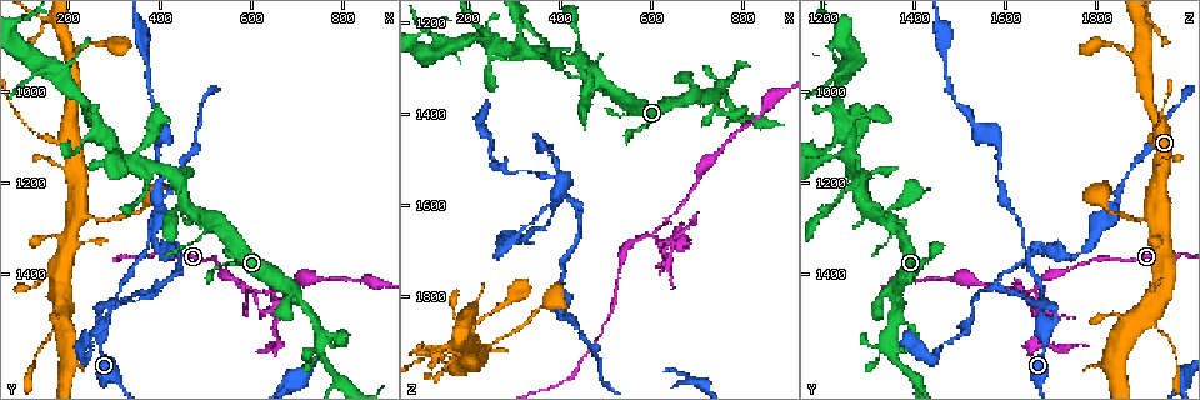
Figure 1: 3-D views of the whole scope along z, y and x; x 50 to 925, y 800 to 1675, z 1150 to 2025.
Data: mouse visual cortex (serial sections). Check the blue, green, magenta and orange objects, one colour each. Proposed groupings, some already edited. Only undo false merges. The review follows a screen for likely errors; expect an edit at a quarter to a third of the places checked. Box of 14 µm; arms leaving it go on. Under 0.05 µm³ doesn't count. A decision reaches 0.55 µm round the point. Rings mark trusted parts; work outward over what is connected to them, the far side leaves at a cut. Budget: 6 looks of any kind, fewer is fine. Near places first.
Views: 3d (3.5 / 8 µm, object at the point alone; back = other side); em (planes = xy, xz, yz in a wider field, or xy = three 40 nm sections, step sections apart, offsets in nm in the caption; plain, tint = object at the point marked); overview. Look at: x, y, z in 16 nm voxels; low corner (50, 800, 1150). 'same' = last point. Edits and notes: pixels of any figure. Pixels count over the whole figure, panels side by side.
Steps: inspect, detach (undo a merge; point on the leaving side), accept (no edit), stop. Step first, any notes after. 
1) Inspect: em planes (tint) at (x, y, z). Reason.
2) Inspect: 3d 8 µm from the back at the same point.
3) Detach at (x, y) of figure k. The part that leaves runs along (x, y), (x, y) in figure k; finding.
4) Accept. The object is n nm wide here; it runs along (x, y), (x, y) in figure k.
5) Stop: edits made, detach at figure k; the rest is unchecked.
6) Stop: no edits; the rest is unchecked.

Inspect: 3d 3.5 µm at (130, 1095, 1925). A narrow waist.

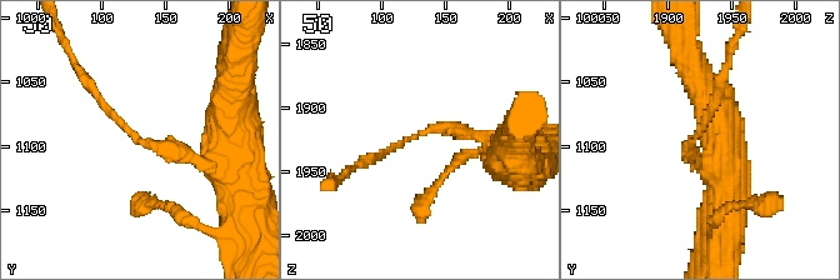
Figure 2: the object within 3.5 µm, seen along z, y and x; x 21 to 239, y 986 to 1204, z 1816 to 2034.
Inspect: em xy step 3 (tint) at (128, 1092, 1922). The arms are 150, 150 nm wide; shape alone is not enough.

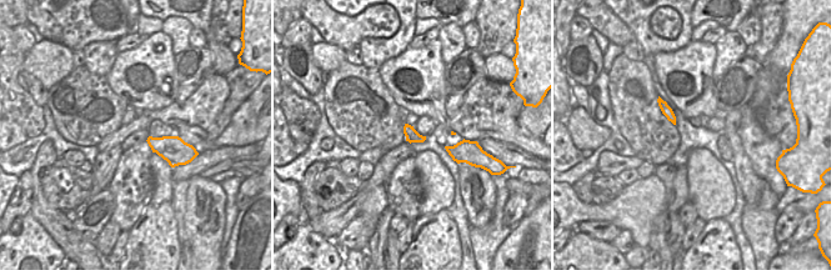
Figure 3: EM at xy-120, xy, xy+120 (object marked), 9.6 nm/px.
Accept. All the same cell.

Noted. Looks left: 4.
Inspect: 3d 3.5 µm from the back at (345, 1140, 1270). Thin neck.

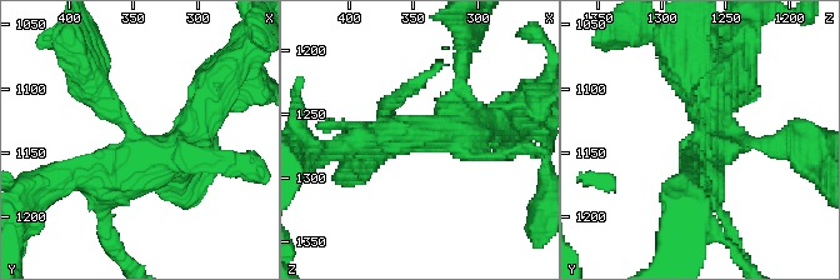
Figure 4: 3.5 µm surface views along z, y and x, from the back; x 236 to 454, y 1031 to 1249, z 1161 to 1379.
Inspect: em xy step 2 (tint) at (346, 1140, 1268).

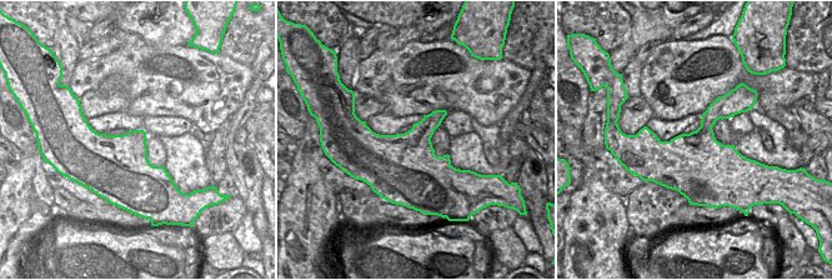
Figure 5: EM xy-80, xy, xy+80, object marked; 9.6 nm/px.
Accept. One cell here.

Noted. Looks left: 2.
Inspect: 3d 8 µm at (290, 1460, 1670). Side arm on a straight run.

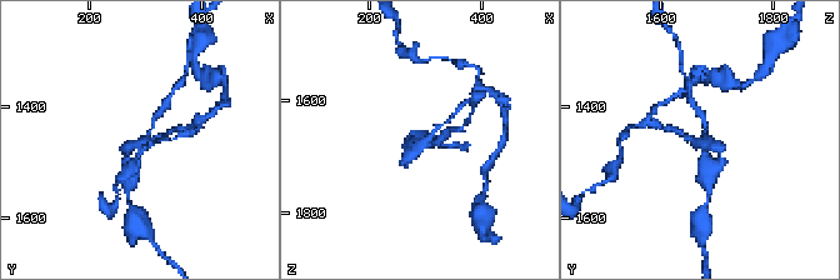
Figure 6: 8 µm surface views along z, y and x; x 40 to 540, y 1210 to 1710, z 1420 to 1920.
Inspect: em xy step 1 (tint) at (295, 1465, 1680). 3 arms meet here; the arms are 150, 150, 300 nm wide.

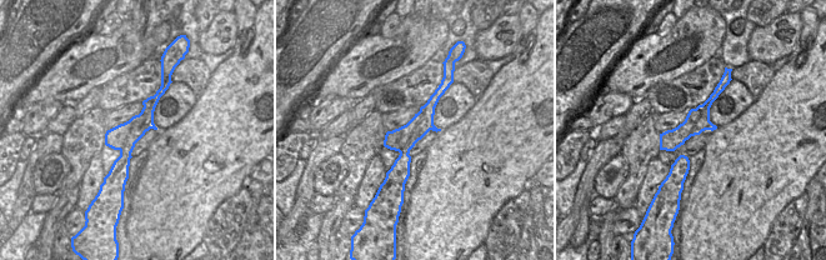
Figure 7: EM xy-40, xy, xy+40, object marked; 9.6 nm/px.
Detach at (161, 136) of figure 6. The part that leaves runs along (139, 148), (154, 136), (175, 129) in figure 6; two cells meet here.

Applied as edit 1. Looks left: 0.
Stop: edits made, detach at figure 6; the rest is unchecked.

